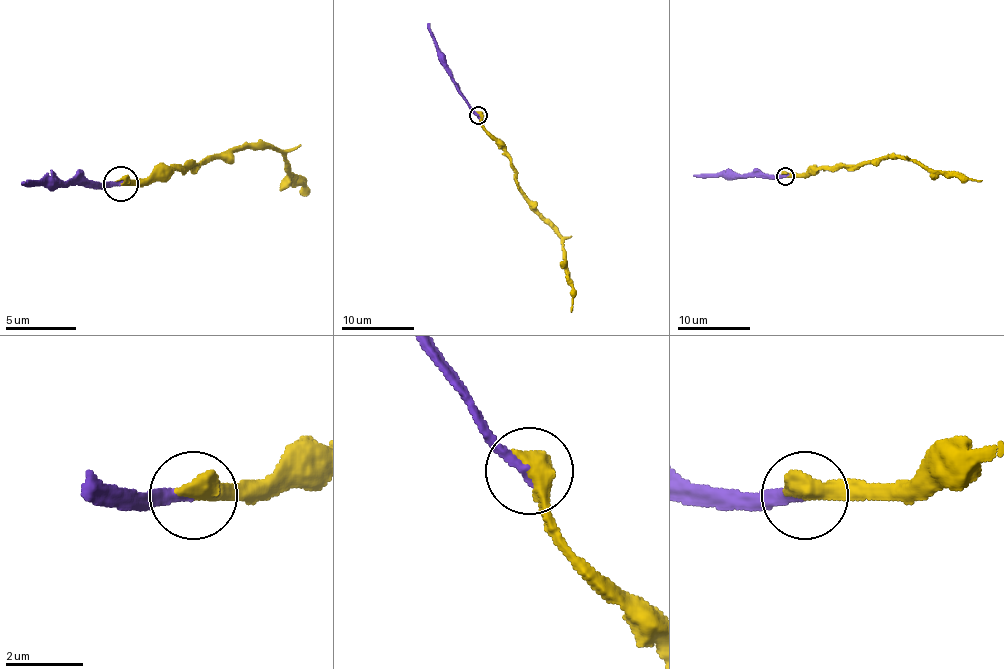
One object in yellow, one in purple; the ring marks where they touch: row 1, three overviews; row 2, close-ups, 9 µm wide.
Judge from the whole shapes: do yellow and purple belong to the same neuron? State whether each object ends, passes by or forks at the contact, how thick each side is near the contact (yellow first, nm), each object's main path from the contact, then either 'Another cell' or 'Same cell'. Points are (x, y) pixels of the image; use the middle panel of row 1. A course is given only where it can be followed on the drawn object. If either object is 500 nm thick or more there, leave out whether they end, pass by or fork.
Thickness 550 nm (yellow) against 280 nm. Course of yellow: (479, 115), (481, 126), (510, 160), (519, 191), (557, 235), (566, 262), (571, 311). Course of purple: (477, 115), (455, 84), (428, 24). Same cell

